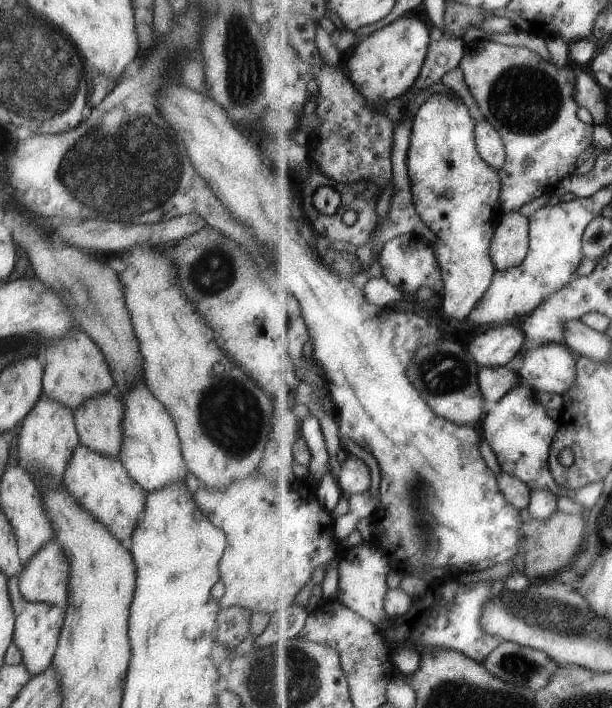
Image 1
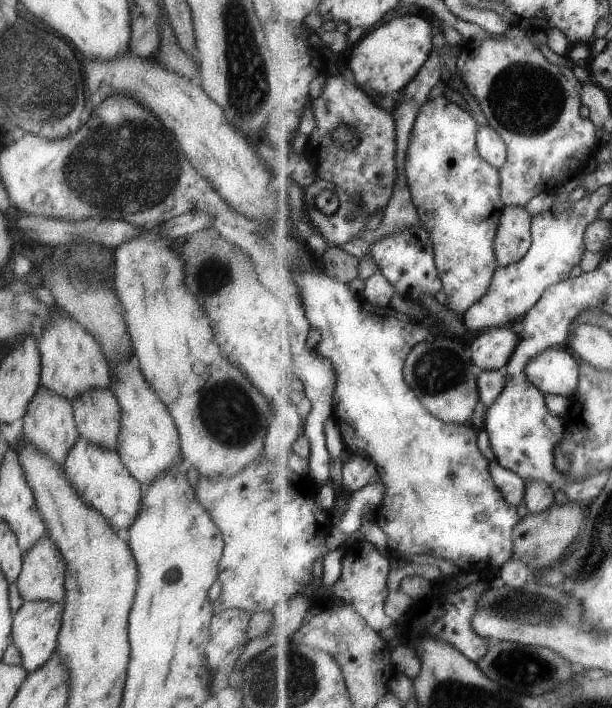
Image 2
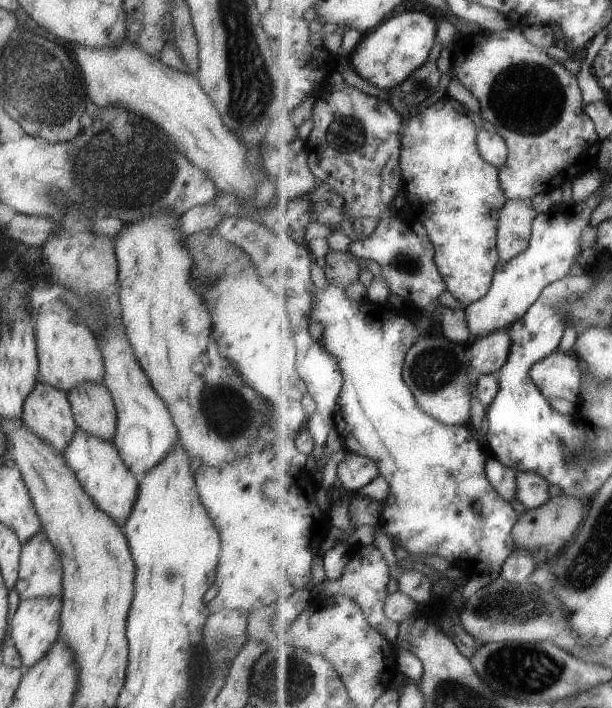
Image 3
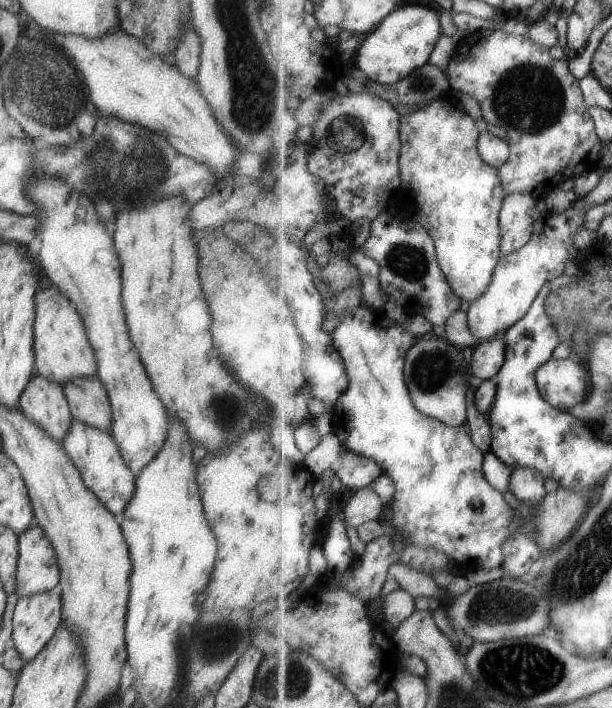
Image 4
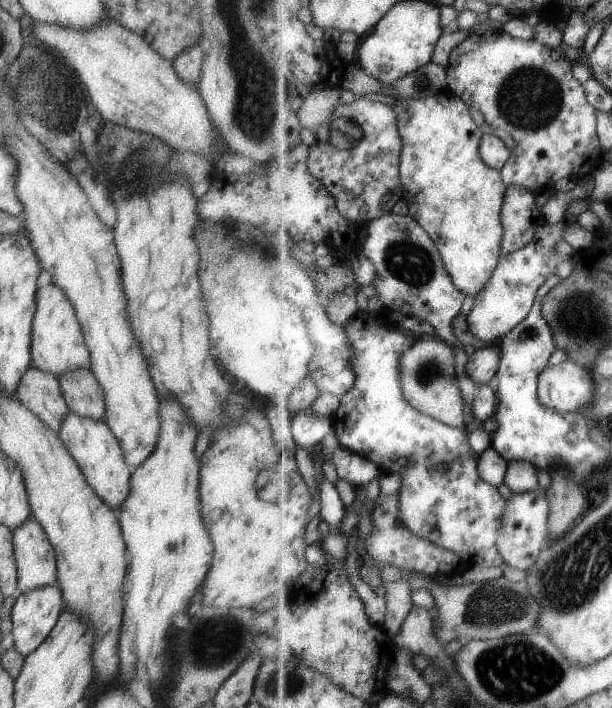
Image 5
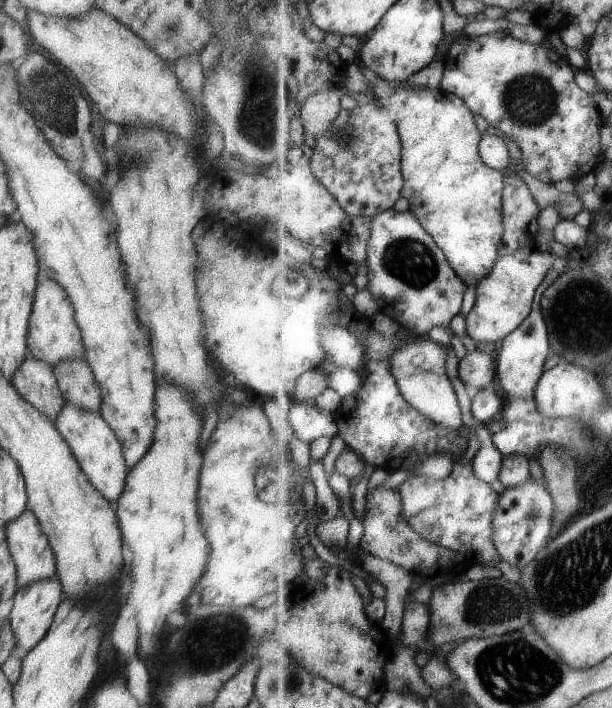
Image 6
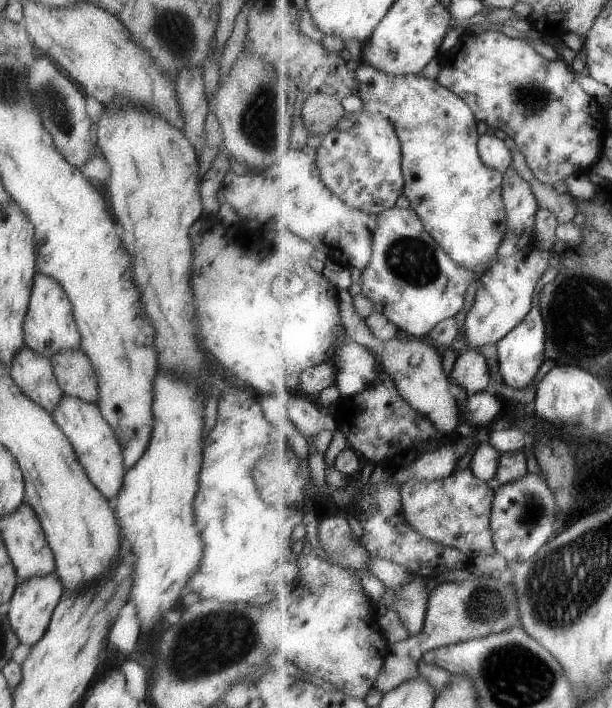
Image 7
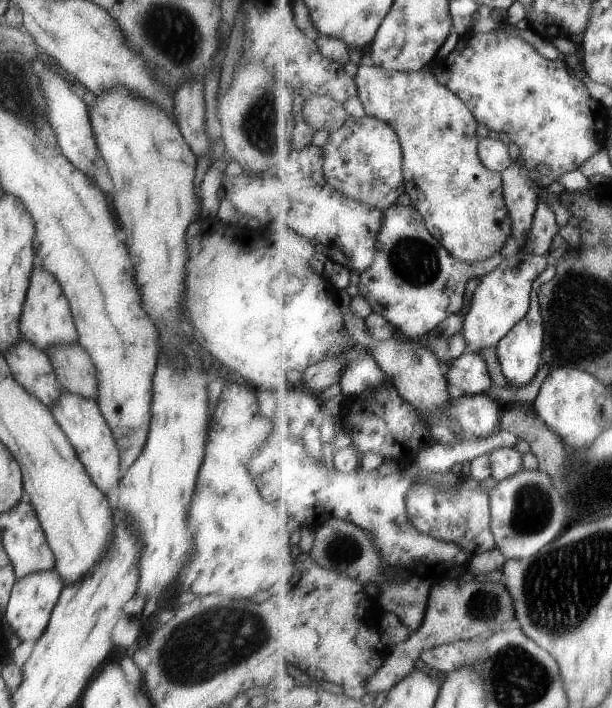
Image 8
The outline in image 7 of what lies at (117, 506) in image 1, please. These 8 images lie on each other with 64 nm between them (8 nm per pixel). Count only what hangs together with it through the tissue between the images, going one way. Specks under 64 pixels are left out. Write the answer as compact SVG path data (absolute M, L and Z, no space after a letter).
M63 395L57 406L50 412L53 422L69 440L81 463L87 478L93 486L106 498L116 496L121 488L124 475L121 447L115 438L115 433L101 416L95 403L83 402L69 395Z

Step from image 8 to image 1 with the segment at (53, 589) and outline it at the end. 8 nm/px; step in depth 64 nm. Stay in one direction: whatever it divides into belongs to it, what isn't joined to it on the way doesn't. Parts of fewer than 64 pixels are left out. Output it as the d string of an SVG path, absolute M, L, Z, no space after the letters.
M26 601L23 610L15 616L12 643L19 649L21 663L30 675L39 674L52 664L64 616L64 609L58 606L29 601Z

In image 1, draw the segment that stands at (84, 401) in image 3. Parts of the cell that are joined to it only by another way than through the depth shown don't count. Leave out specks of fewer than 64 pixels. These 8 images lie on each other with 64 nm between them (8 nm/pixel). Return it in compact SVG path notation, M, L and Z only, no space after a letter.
M114 392L93 395L72 410L80 443L91 451L118 458L123 415L123 403Z

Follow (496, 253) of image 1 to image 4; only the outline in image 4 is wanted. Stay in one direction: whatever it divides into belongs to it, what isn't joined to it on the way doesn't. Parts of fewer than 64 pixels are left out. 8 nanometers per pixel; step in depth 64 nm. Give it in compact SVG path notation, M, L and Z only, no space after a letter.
M525 193L507 195L500 212L502 254L511 255L523 248L532 239L536 220L543 214L543 210L537 210L536 197Z

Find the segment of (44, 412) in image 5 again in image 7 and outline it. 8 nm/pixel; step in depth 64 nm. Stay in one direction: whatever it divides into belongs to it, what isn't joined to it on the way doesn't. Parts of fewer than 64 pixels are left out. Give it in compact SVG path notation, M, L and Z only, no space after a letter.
M26 345L13 355L8 368L14 383L34 402L51 412L63 396L50 359Z

